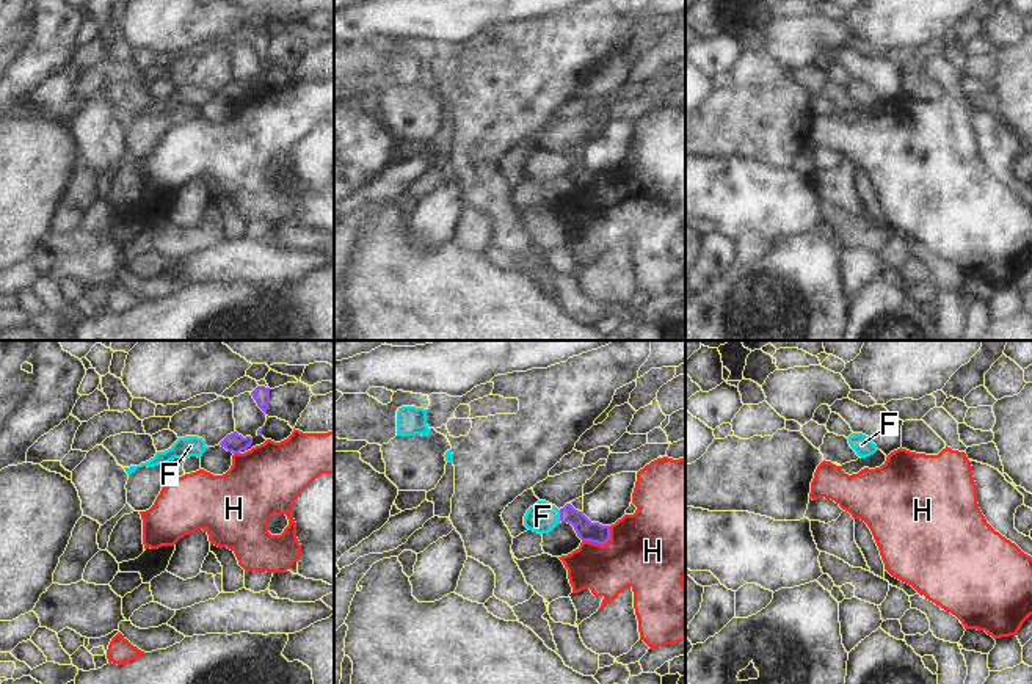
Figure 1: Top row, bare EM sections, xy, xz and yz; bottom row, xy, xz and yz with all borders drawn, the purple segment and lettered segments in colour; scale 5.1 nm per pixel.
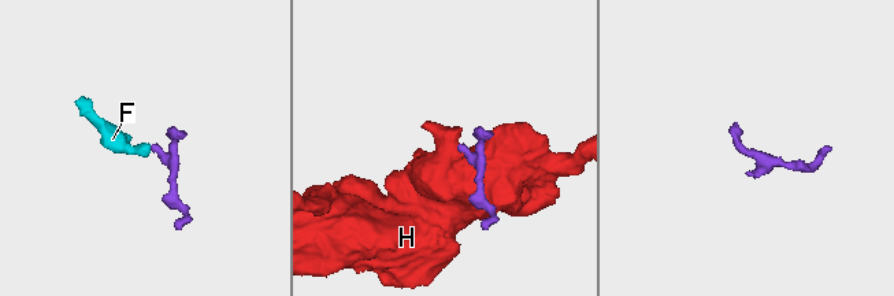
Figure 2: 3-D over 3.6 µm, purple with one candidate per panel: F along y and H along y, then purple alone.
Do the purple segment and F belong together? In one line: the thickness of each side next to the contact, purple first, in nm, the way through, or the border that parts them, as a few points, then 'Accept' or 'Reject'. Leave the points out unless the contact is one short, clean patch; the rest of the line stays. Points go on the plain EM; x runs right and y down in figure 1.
Thickness 110 nm (purple) against 160 nm. Path across: xz (587, 179), (573, 165), (560, 163), (543, 165). Accept

